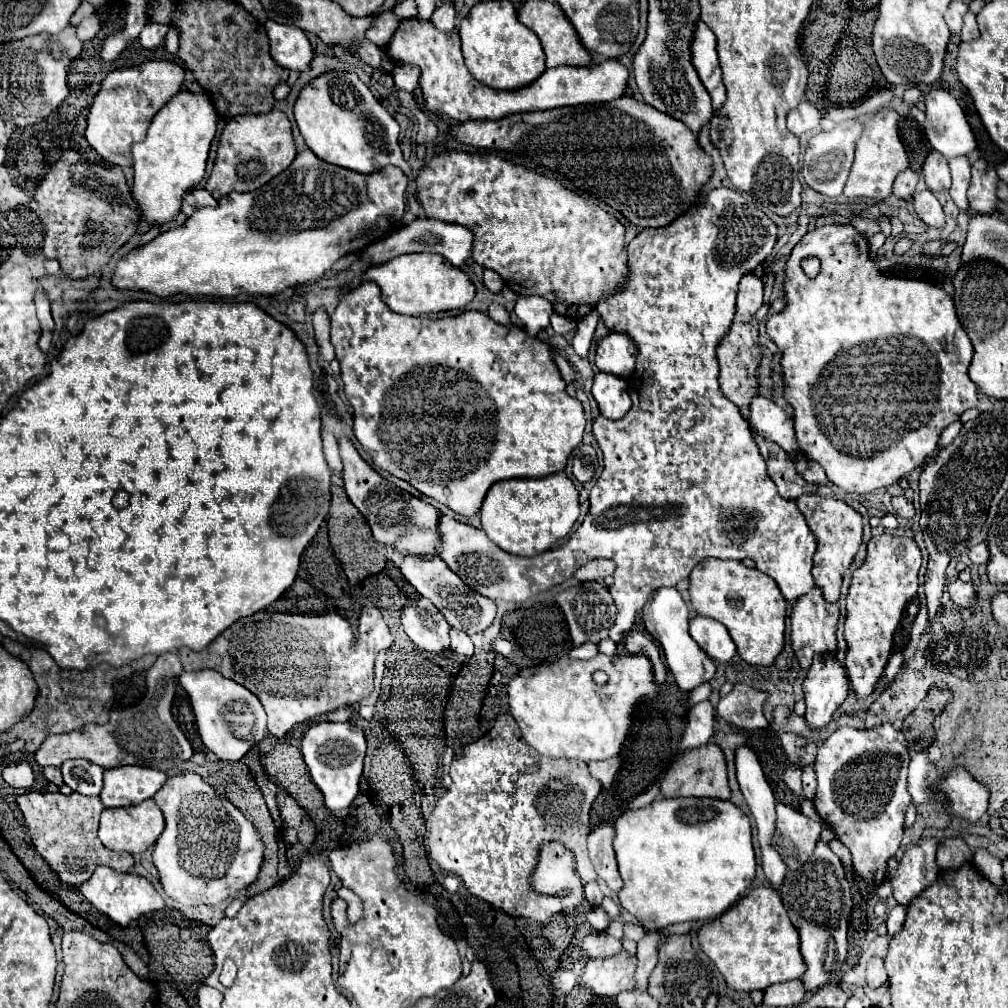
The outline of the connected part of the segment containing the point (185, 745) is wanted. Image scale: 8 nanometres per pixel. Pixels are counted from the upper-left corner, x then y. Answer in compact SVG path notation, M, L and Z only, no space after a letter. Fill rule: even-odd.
M166 652L156 658L150 666L146 682L148 694L136 706L126 710L112 710L108 724L102 726L82 726L80 730L72 730L68 734L50 734L40 748L34 752L34 760L40 768L46 766L62 766L68 758L86 758L102 768L116 768L126 764L152 766L158 770L172 770L180 764L188 762L194 754L188 738L180 730L180 726L172 718L172 702L176 696L176 678L184 672L176 652ZM166 726L166 728L162 728Z

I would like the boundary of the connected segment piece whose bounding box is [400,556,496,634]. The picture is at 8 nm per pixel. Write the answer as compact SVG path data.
M404 556L404 562L400 564L400 572L416 588L420 596L428 598L444 614L444 618L448 618L448 624L452 628L462 628L468 634L476 634L492 624L496 616L496 604L472 592L438 556Z

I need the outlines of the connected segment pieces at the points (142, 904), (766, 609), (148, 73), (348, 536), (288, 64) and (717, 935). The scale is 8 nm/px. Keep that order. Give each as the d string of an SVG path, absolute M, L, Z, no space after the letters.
M98 866L94 870L92 878L86 880L80 886L80 892L86 896L86 900L96 910L106 914L110 920L114 920L122 928L126 928L132 920L138 920L140 916L146 916L150 912L156 912L156 910L164 908L164 900L154 890L150 880L146 880L142 876L136 876L136 874L122 874L122 872L116 872L116 870L108 868L108 866Z
M706 558L690 574L690 598L698 614L722 622L734 644L738 656L752 666L772 666L784 648L784 618L786 600L776 582L756 568L746 568L736 560Z
M150 60L134 68L110 72L102 80L94 104L90 106L86 140L104 160L118 166L132 166L132 142L146 138L152 118L174 94L180 92L182 82L184 68L170 60Z
M332 486L332 500L330 500L330 520L328 520L328 532L330 532L330 544L334 548L336 558L340 560L348 582L354 586L362 582L366 576L382 572L386 564L386 546L378 544L372 538L370 526L366 518L358 512L358 508L348 500L342 486Z
M268 19L264 28L270 38L270 54L282 68L304 72L310 68L314 58L312 46L302 30L294 26L284 26Z
M754 888L714 922L702 926L698 940L732 990L764 990L772 984L802 978L806 972L800 954L800 936L792 926L780 894L774 888Z

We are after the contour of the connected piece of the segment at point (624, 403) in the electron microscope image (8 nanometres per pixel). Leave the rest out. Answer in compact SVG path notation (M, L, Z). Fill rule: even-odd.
M598 372L594 378L592 394L600 406L602 416L610 420L620 420L632 406L626 382L614 374Z

